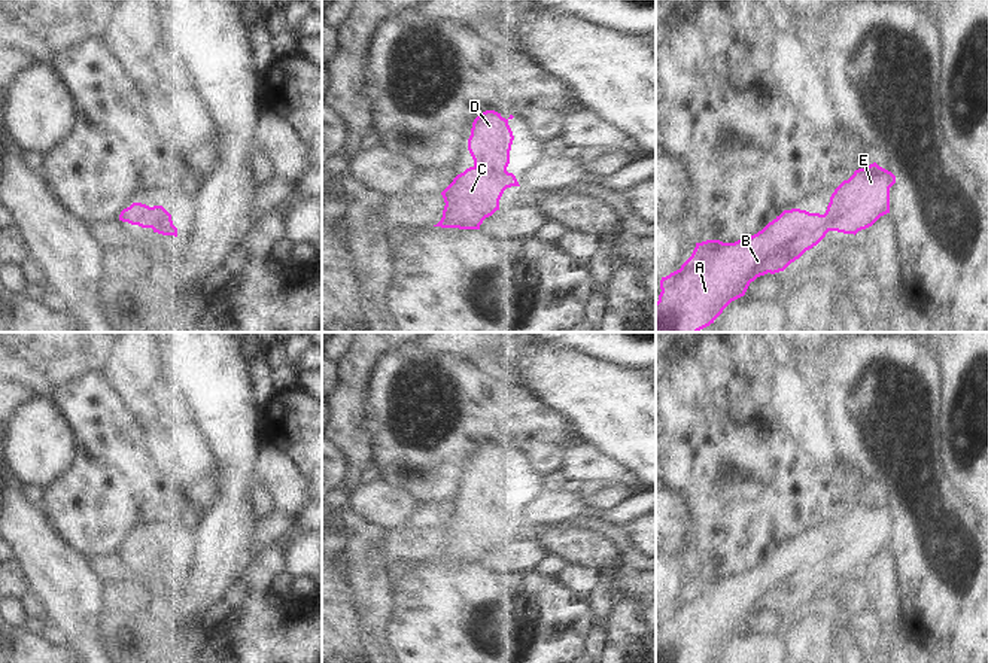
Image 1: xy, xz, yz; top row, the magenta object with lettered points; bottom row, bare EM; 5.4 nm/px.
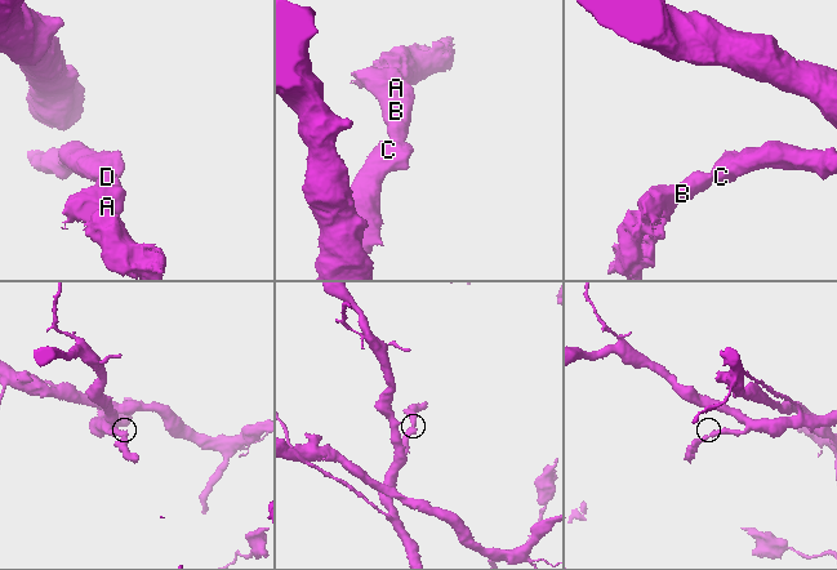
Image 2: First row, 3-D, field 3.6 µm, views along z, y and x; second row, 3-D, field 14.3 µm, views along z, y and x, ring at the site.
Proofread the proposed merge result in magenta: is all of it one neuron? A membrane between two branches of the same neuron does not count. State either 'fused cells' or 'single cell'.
single cell

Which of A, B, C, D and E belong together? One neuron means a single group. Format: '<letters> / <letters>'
A B C D E

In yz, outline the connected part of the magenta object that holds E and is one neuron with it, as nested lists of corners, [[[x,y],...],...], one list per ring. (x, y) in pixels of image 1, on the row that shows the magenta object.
[[[873,162],[855,170],[835,189],[824,215],[800,209],[784,210],[761,231],[745,240],[696,243],[691,256],[681,268],[660,280],[656,332],[699,332],[714,323],[732,301],[744,296],[751,282],[767,273],[784,271],[806,250],[817,246],[829,231],[855,235],[872,226],[881,216],[890,213],[890,188],[894,183],[896,176]]]

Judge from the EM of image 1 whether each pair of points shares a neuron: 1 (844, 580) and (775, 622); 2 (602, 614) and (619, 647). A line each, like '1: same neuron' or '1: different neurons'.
1: different neurons
2: different neurons

